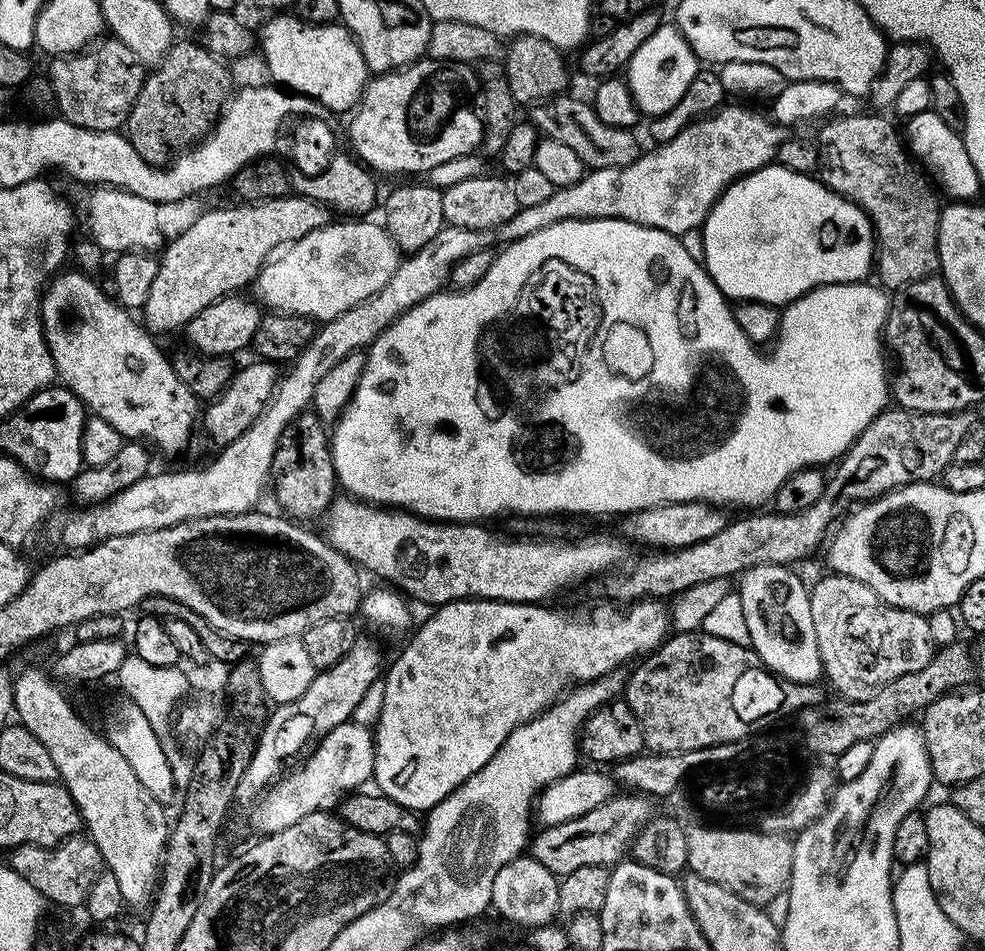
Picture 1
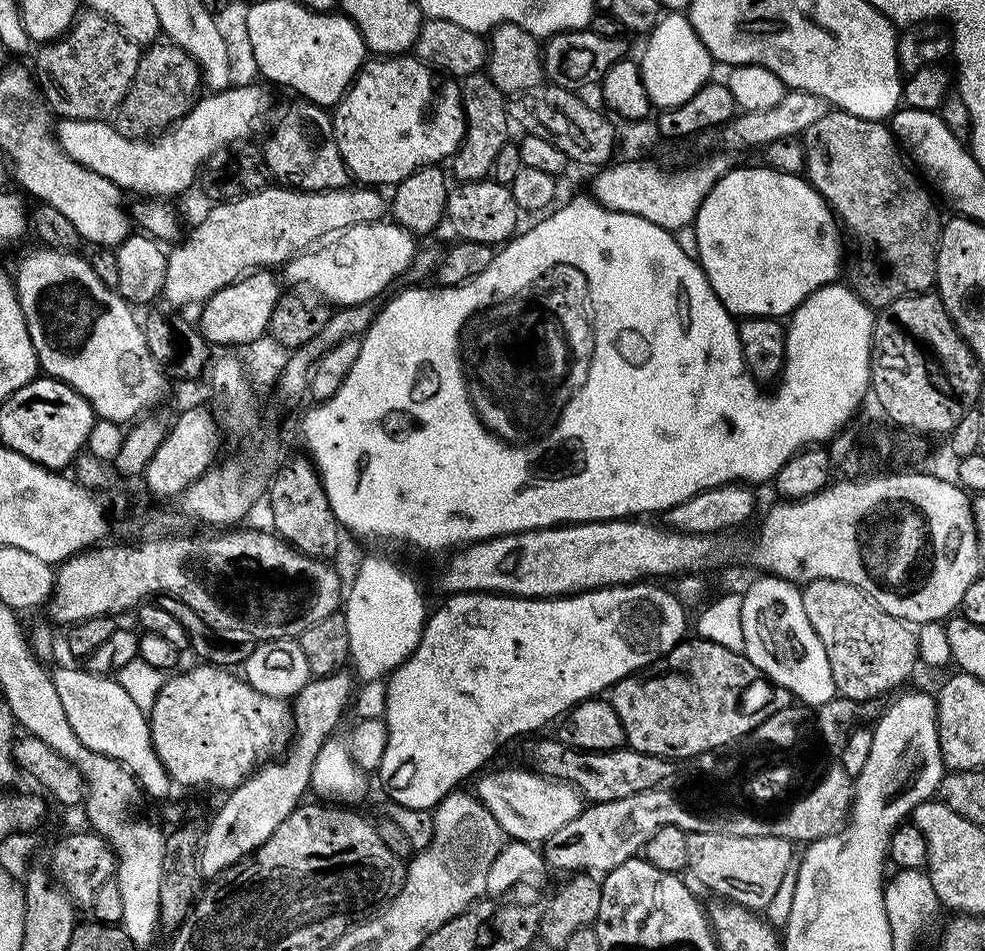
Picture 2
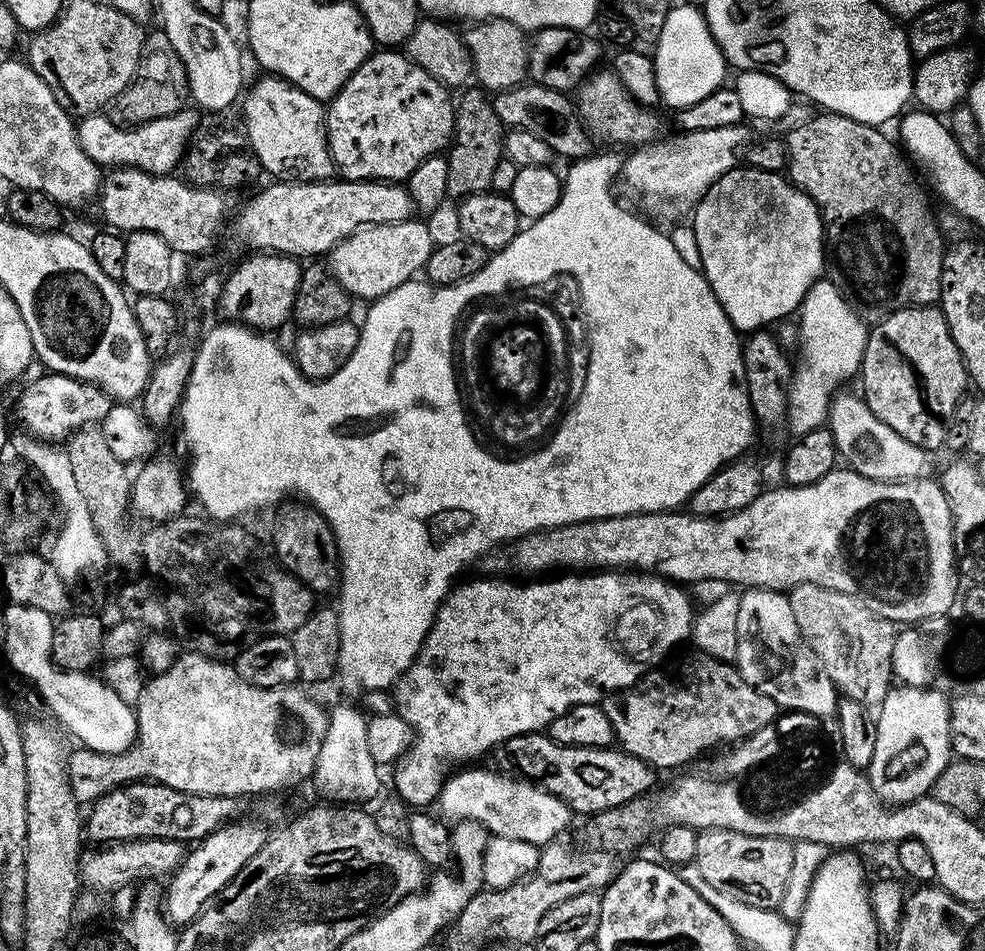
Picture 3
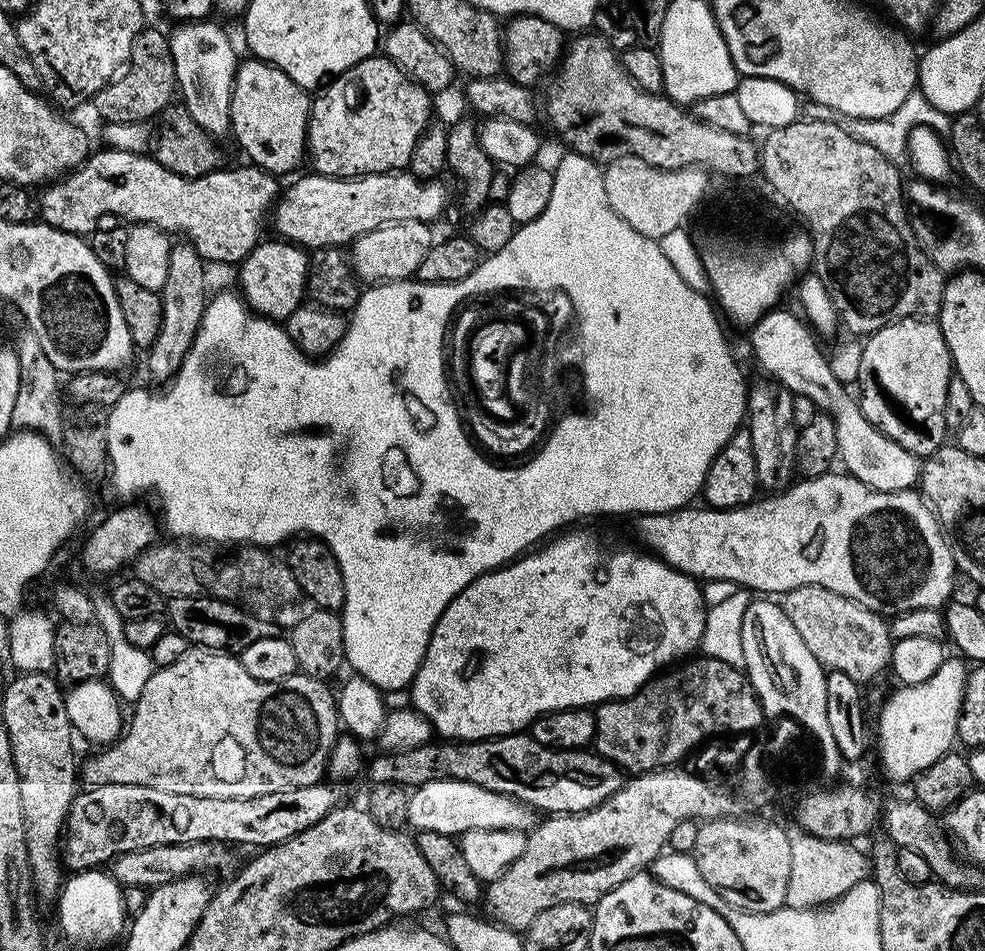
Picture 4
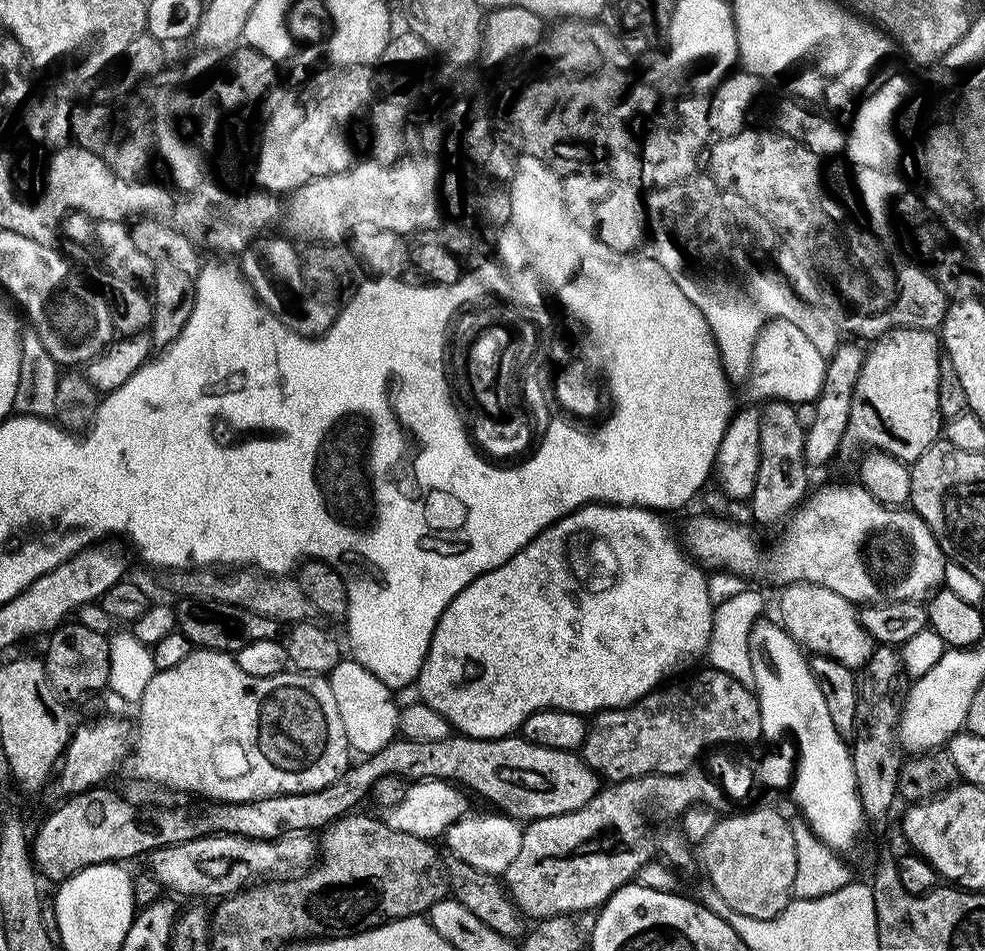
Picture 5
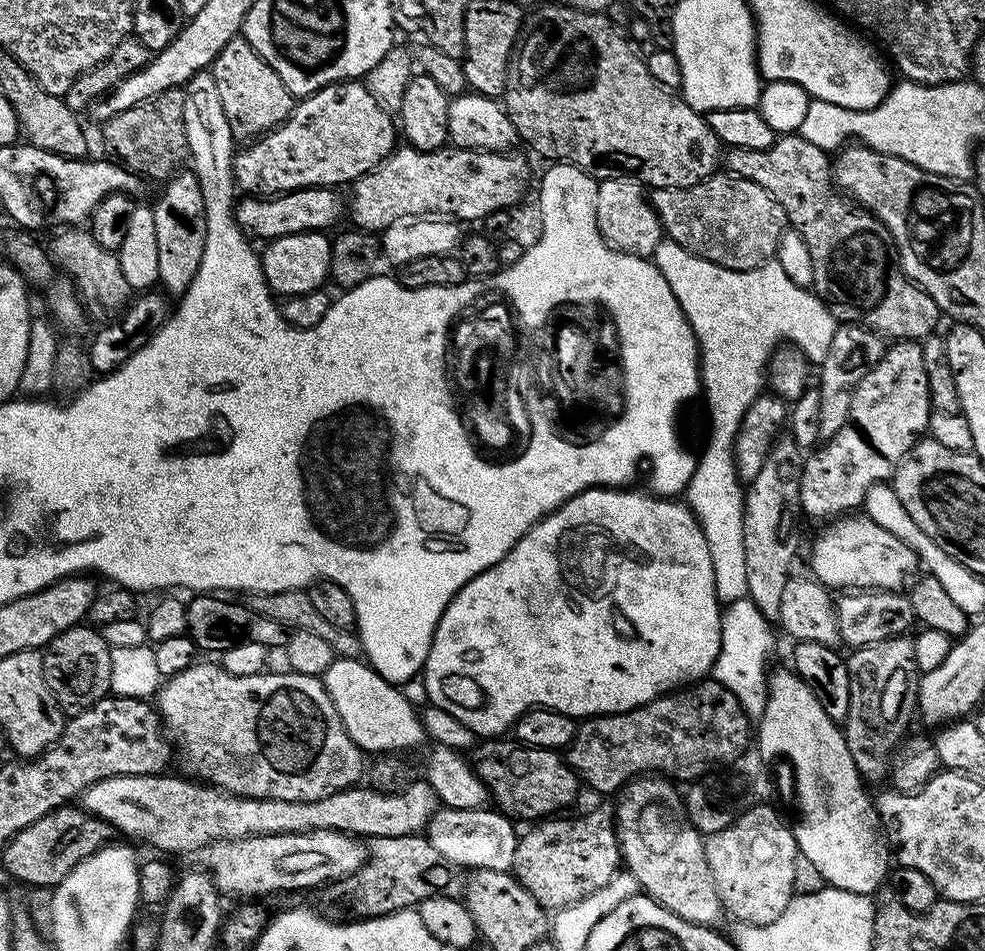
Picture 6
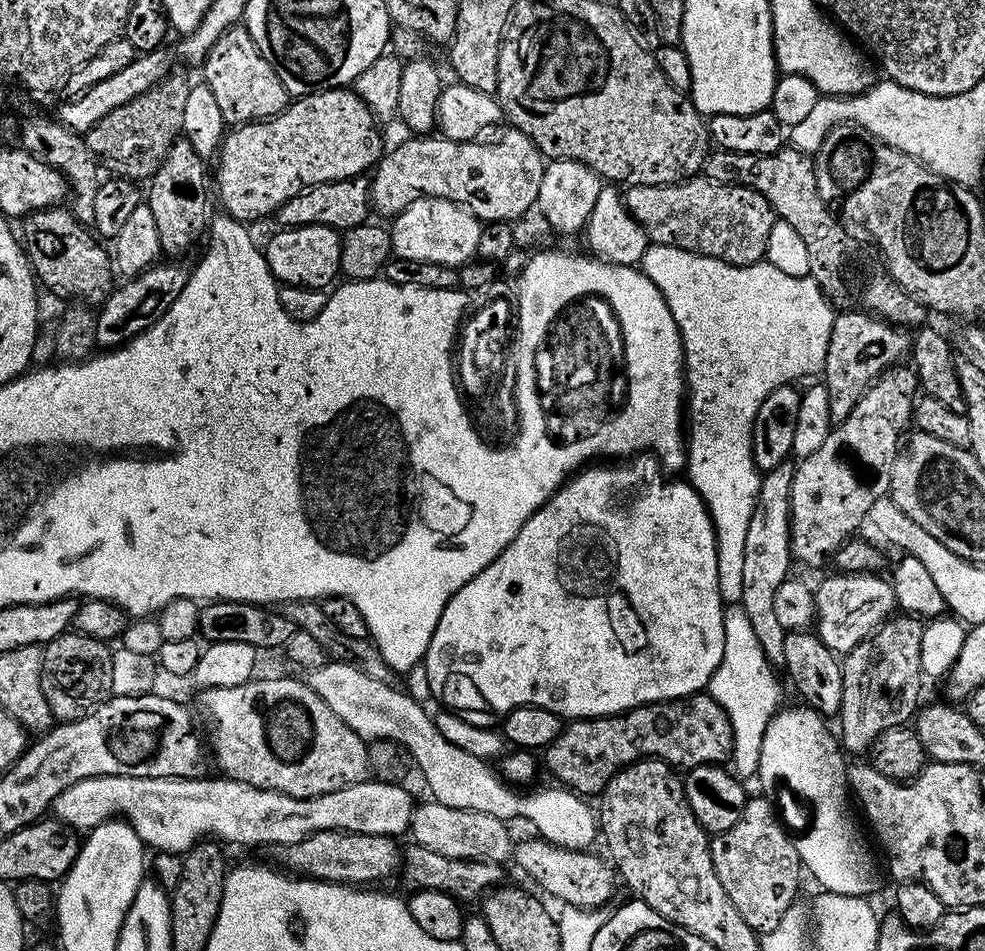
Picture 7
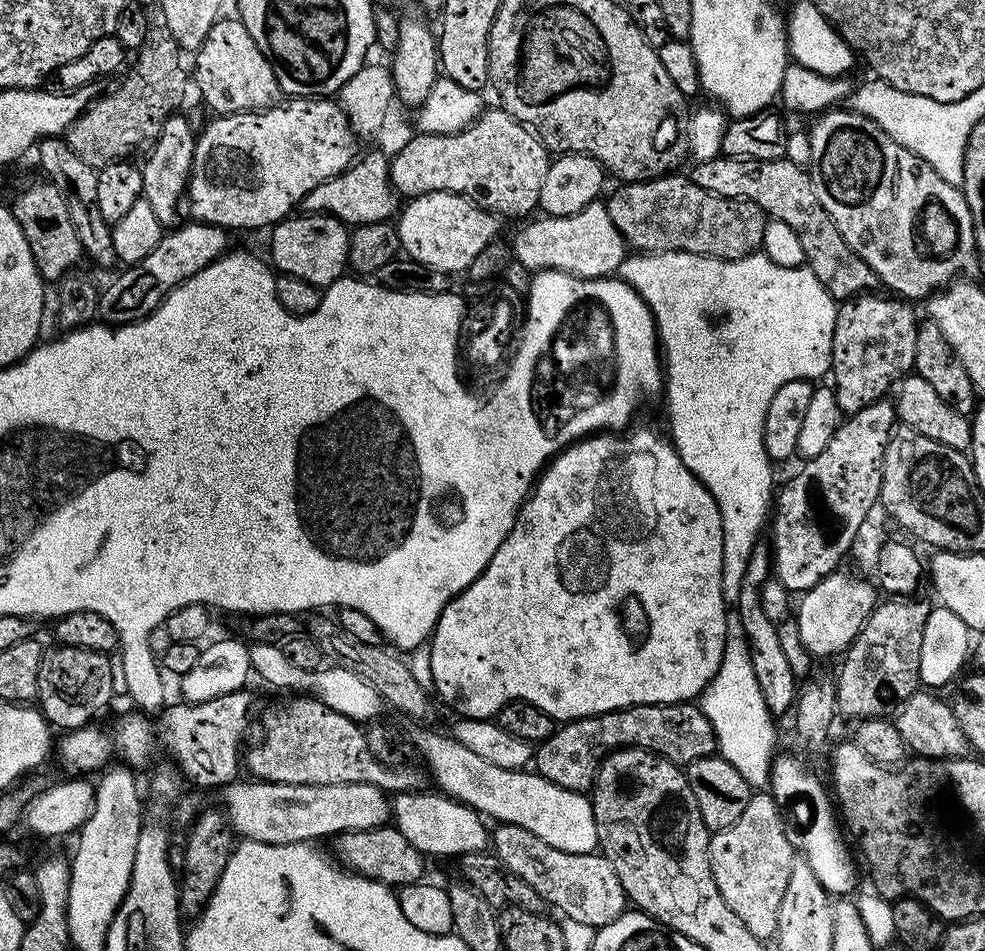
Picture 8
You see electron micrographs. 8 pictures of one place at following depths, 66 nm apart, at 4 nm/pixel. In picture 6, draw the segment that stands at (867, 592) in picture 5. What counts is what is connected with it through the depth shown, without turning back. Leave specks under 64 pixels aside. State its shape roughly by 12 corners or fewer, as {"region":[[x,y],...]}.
{"region":[[869,516],[833,519],[812,544],[825,588],[898,592],[916,552]]}

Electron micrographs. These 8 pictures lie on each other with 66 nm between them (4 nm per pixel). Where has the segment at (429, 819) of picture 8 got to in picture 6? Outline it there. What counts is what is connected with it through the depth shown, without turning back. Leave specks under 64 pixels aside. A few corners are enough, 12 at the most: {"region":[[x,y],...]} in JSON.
{"region":[[441,807],[426,835],[454,866],[509,871],[518,832],[487,807]]}

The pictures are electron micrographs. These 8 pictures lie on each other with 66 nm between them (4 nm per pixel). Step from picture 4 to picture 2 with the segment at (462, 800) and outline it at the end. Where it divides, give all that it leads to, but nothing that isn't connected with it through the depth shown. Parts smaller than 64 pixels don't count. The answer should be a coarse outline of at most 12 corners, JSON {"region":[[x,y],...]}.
{"region":[[506,768],[474,795],[536,846],[584,811],[575,785]]}

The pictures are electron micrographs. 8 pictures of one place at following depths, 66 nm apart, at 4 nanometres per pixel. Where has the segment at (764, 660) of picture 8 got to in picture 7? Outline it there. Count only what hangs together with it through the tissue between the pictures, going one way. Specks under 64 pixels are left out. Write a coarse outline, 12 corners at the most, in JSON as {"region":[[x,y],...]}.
{"region":[[763,473],[746,530],[742,598],[773,666],[786,629],[774,594],[789,579],[792,483]]}

